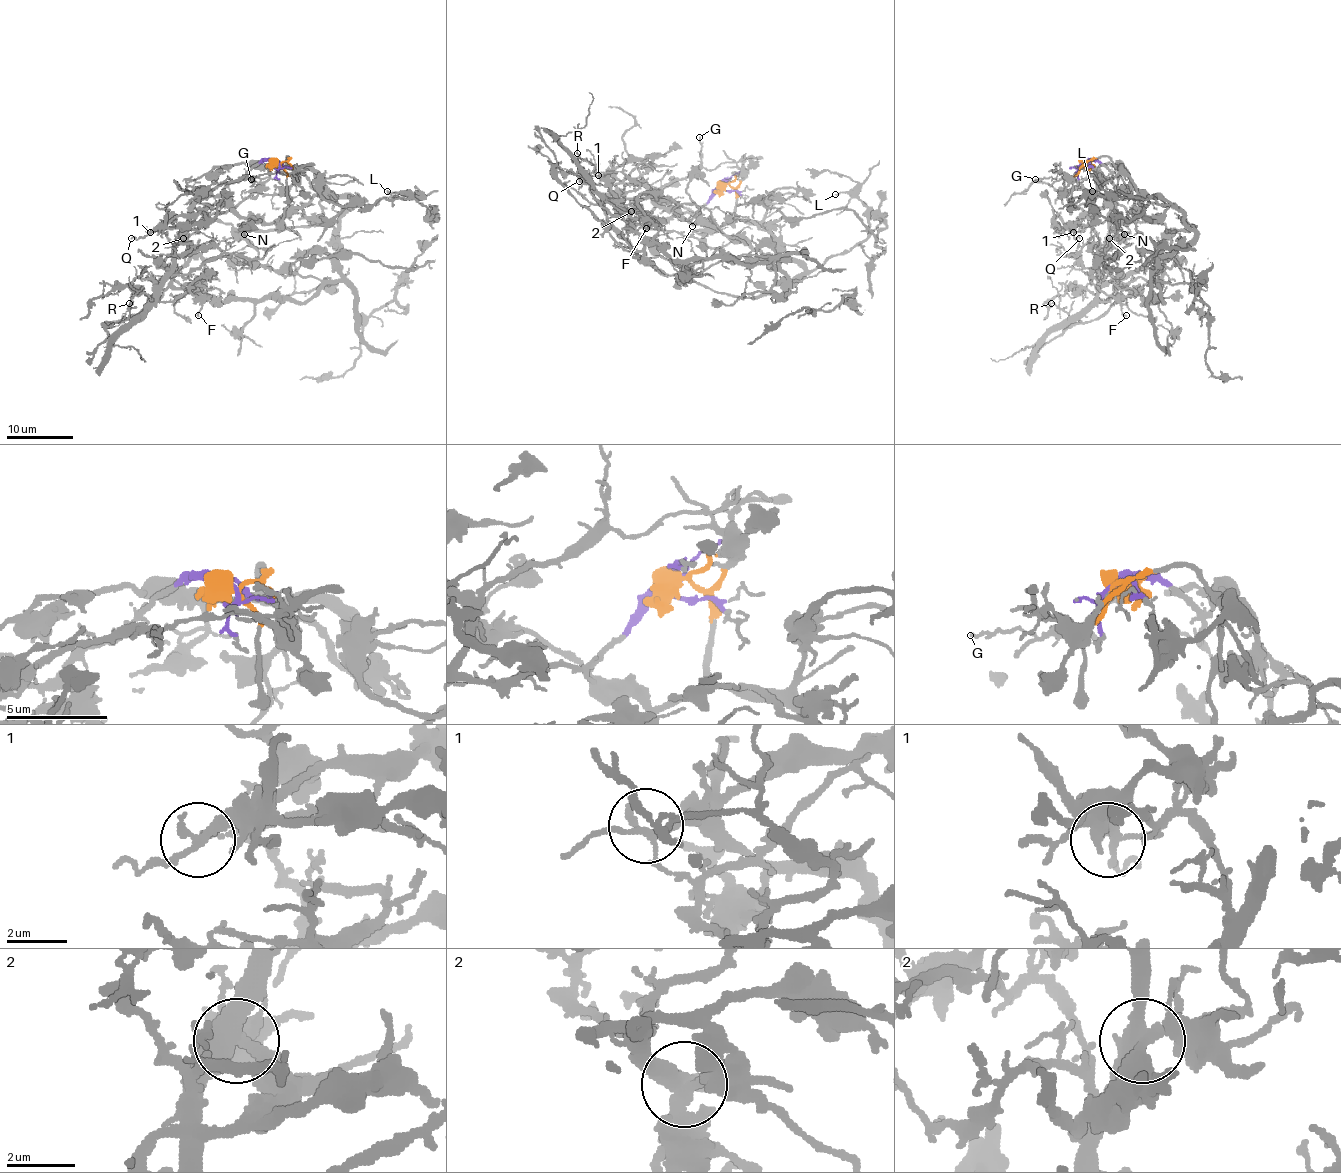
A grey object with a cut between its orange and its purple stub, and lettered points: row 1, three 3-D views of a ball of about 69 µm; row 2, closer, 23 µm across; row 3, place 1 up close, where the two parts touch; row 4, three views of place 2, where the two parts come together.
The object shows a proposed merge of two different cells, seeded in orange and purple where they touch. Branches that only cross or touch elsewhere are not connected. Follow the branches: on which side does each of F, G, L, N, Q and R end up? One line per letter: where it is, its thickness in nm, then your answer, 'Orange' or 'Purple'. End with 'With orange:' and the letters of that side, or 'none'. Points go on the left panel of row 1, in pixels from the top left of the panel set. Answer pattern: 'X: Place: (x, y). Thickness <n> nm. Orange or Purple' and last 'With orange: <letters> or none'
F: Place: (198, 315). Thickness 220 nm. Orange
G: Place: (251, 179). Thickness 140 nm. Purple
L: Place: (387, 191). Thickness 180 nm. Orange
N: Place: (244, 234). Thickness 140 nm. Orange
Q: Place: (131, 238). Thickness 160 nm. Orange
R: Place: (129, 303). Thickness 180 nm. Purple
With orange: F, L, N, Q

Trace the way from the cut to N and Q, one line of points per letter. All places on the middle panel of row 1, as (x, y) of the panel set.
N: (722, 186), (735, 191), (739, 218), (757, 221), (771, 235), (776, 257), (766, 258), (719, 230), (692, 226)
Q: (722, 186), (735, 191), (739, 218), (771, 235), (776, 257), (690, 225), (644, 186), (608, 175), (578, 181)

